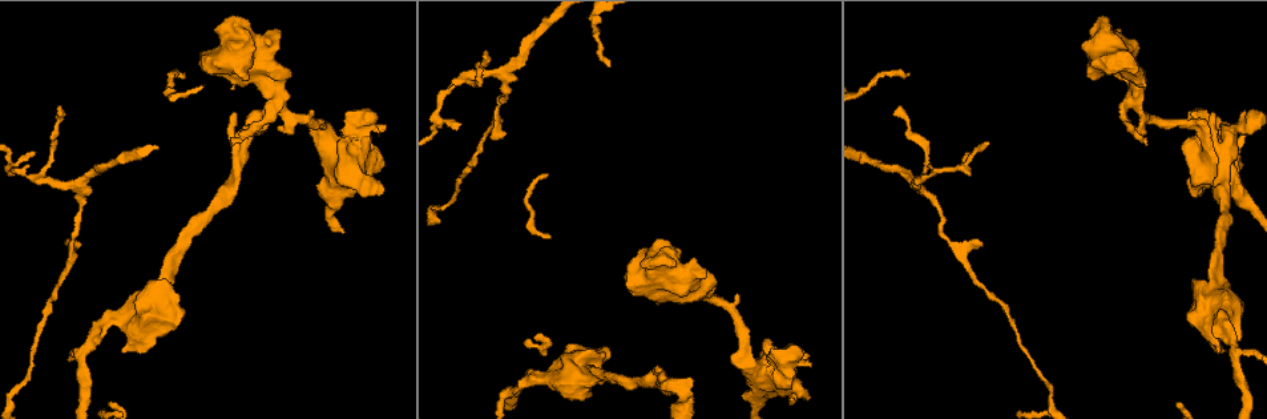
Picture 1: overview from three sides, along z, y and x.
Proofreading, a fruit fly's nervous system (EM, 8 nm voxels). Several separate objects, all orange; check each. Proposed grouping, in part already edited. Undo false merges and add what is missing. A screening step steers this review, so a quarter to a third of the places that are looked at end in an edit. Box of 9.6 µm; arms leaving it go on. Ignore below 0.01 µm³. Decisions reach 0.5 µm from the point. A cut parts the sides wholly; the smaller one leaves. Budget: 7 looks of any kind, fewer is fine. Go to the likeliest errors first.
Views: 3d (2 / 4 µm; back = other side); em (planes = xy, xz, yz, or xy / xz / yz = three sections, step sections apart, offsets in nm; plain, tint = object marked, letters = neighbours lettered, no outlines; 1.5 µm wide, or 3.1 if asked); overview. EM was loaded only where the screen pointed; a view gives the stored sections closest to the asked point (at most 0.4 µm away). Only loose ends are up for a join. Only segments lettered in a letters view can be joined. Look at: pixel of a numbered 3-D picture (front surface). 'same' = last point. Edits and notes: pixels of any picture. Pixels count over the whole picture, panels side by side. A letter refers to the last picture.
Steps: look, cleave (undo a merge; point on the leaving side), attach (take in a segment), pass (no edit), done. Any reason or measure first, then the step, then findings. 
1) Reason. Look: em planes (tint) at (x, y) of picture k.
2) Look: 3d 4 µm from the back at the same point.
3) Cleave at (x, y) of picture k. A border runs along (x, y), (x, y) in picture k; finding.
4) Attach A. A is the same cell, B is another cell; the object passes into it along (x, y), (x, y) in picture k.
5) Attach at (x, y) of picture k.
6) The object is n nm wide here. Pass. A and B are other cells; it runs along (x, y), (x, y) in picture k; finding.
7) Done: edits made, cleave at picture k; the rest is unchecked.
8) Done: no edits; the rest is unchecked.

An open end. Look: 3d 4 µm at (235, 116) of picture 1.

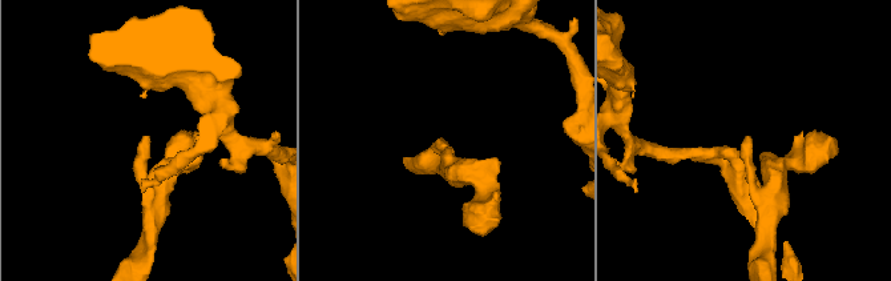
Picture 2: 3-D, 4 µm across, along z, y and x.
Look: em planes (letters) at (747, 136) of picture 2.

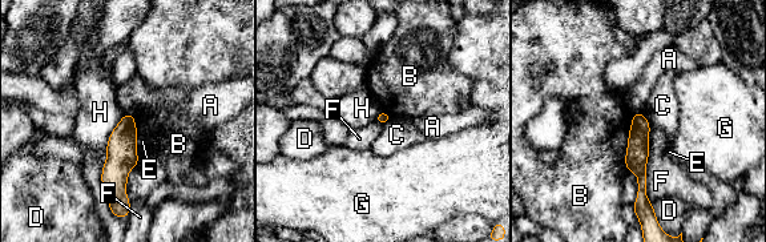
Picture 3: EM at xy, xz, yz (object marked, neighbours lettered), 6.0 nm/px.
Pass. A, B, C, D, E, F, G and H are other cells; it runs along (637, 116), (642, 197) in picture 3; no lettered segment goes on from it.

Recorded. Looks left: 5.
Look: 3d 2 µm at (506, 391) of picture 1.

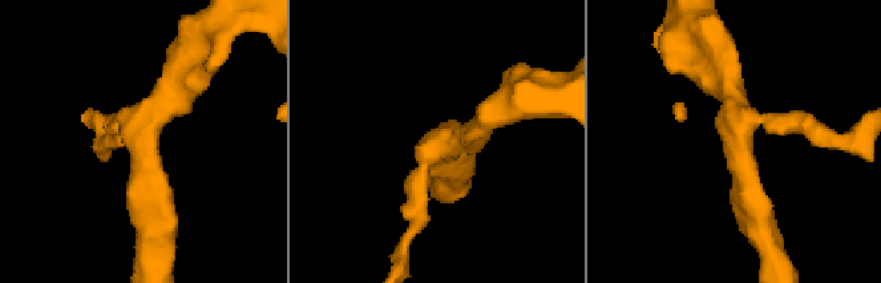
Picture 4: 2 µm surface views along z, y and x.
Look: em xy step 8 (tint) at (144, 121) of picture 4.

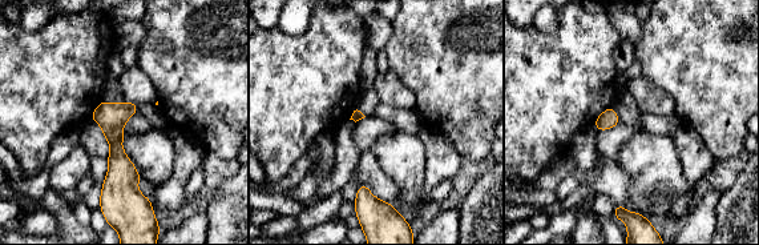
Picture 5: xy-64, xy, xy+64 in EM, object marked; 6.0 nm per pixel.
Cut it another way. Look: em planes (letters) at the same point.

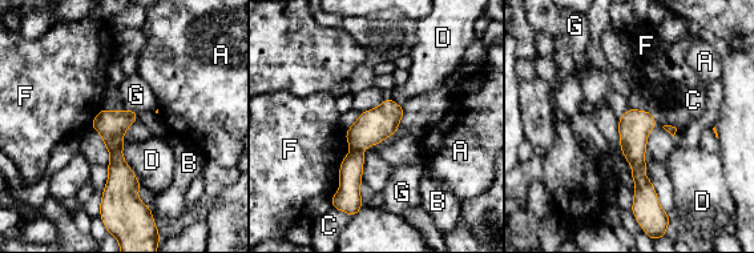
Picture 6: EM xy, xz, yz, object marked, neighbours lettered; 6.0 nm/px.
The longest contact is with F, 380 nm. Cleave at (350, 175) of picture 6. A, B, C, D, F and G are other cells; a border runs along (351, 148), (361, 152) in picture 6; two neurons meet here.

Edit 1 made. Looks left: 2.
Done: edits made, cleave at picture 6; the rest is unchecked.

